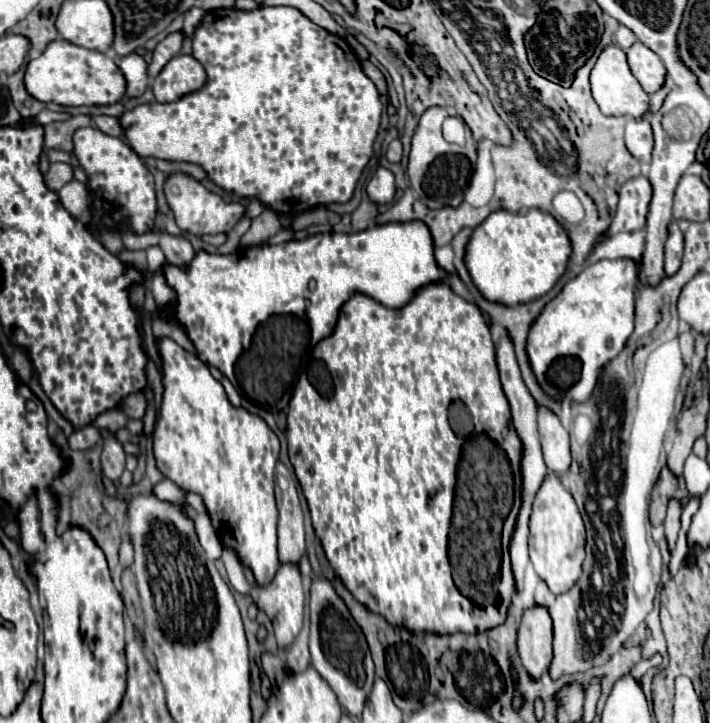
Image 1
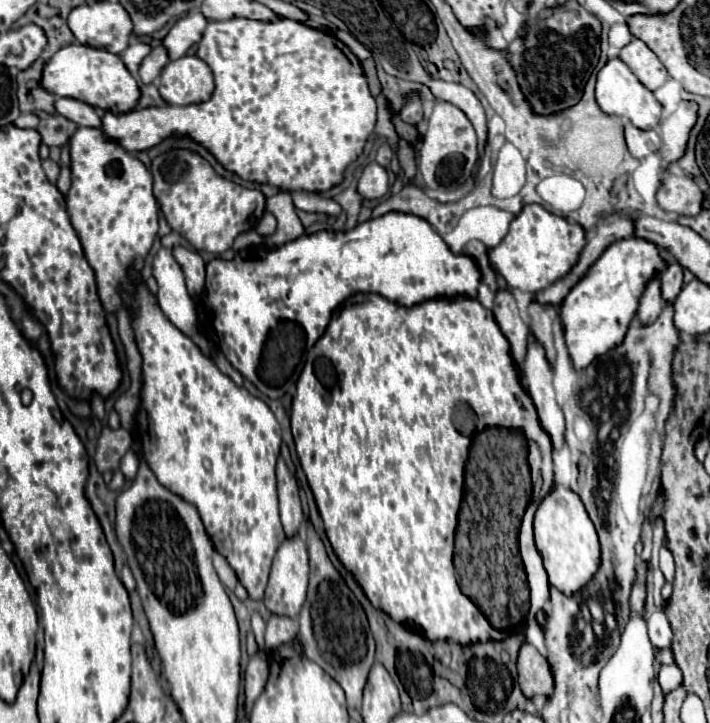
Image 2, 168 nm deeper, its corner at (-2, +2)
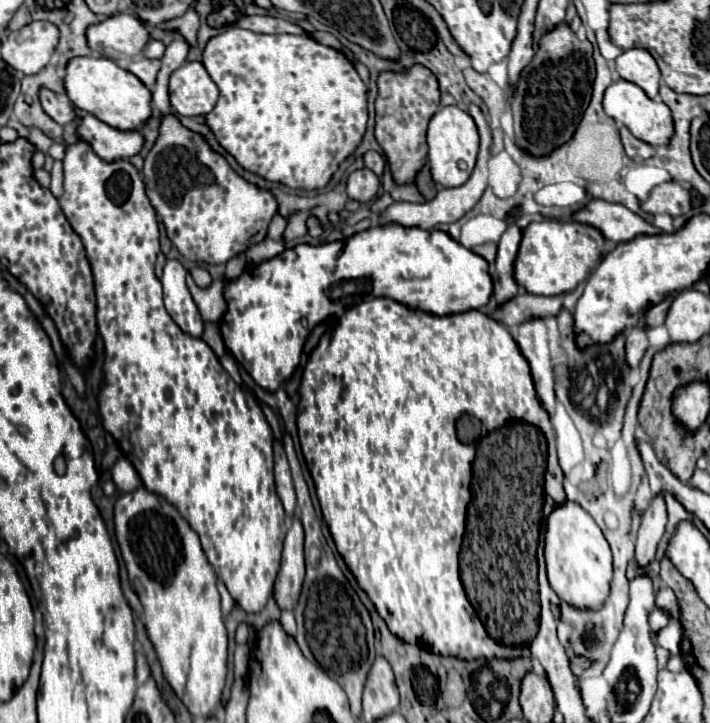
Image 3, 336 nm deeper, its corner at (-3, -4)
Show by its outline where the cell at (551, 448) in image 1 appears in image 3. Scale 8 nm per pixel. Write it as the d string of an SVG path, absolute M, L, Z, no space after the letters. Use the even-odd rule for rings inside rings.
M530 320L530 322L520 324L516 342L520 346L522 356L530 364L536 396L542 408L552 416L552 410L556 406L554 370L550 364L550 350L548 350L548 336L546 336L544 320Z

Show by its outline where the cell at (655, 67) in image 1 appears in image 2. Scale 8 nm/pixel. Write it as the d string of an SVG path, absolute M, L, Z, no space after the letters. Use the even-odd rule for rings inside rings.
M633 38L631 44L627 44L621 50L619 58L631 68L631 72L639 78L639 82L649 90L657 90L667 80L667 70L661 64L661 60L655 56L653 50L649 50L647 44L643 44L637 38Z

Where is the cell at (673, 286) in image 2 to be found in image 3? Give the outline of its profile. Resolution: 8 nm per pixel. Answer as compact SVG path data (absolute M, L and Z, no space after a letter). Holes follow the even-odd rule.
M666 298L666 300L658 302L656 306L652 306L652 310L648 310L646 316L644 316L646 326L648 326L648 328L654 328L654 326L662 324L664 318L666 318L666 314L668 314L668 306L670 306L670 304L672 304L672 298Z

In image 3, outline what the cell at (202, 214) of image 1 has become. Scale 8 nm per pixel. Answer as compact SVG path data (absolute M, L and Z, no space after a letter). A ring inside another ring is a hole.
M174 38L162 56L162 68L158 72L156 86L152 90L154 110L160 112L160 136L146 156L144 182L150 204L166 226L166 234L180 254L194 262L226 264L232 256L244 252L252 240L266 238L266 228L272 216L278 212L278 204L268 190L256 188L240 178L224 160L224 156L212 152L202 136L186 130L172 114L168 102L168 78L186 62L190 42L186 38ZM208 170L214 180L208 184Z

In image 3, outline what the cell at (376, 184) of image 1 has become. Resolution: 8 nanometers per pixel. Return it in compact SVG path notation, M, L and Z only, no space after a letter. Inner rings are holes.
M362 168L348 176L348 196L358 202L370 202L376 198L380 188L380 178L372 170Z

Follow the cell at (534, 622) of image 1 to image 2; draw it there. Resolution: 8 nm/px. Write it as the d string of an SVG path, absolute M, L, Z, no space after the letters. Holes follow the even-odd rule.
M529 642L523 644L517 660L517 670L519 670L519 686L521 692L527 698L533 696L551 696L553 694L553 676L549 672L547 660L537 652L535 646Z

